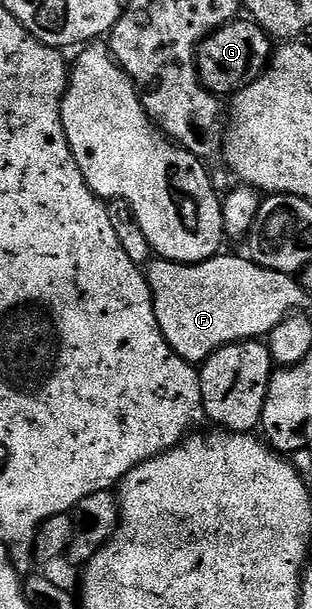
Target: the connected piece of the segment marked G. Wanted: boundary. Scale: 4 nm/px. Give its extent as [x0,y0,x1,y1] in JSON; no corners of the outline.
[197,18,271,98]

